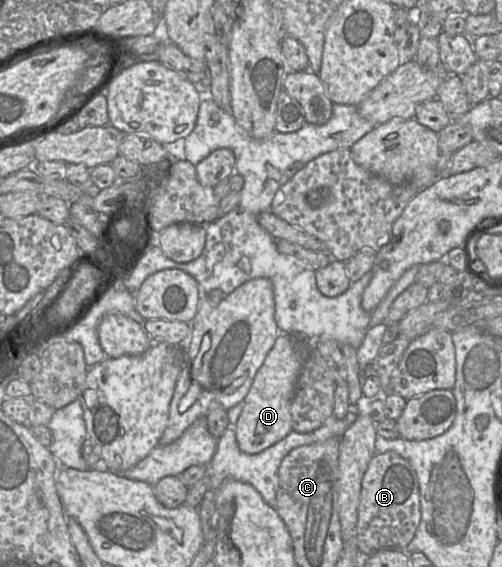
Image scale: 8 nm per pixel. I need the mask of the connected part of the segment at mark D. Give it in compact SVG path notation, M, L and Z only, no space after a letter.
M280 333L258 369L251 387L243 400L243 410L234 425L239 449L246 454L258 454L283 439L291 427L291 402L297 380L310 347L316 339Z

